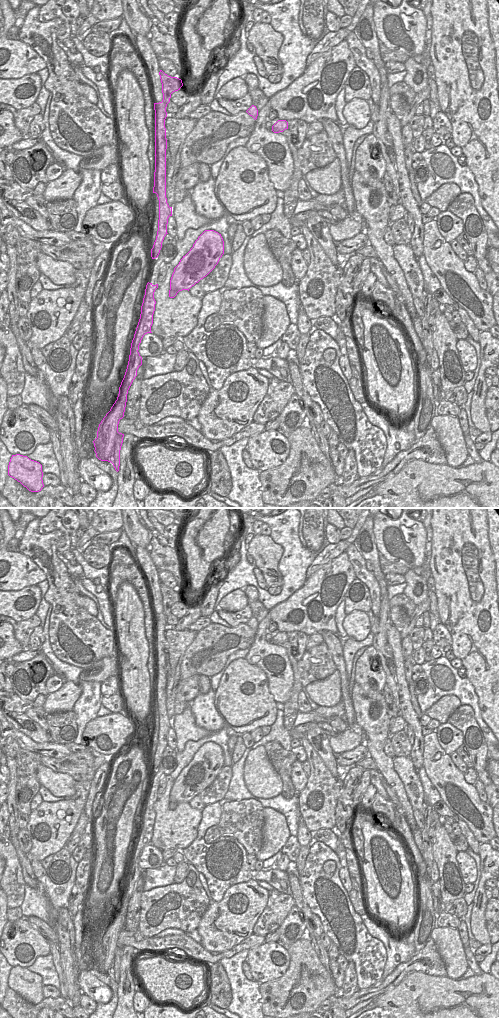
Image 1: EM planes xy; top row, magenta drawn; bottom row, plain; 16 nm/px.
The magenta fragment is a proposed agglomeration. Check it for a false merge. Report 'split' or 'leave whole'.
split

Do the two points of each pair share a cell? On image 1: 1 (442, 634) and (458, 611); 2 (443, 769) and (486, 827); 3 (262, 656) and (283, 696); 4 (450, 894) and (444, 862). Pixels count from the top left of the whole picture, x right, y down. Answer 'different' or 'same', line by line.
1: different
2: same
3: same
4: same

